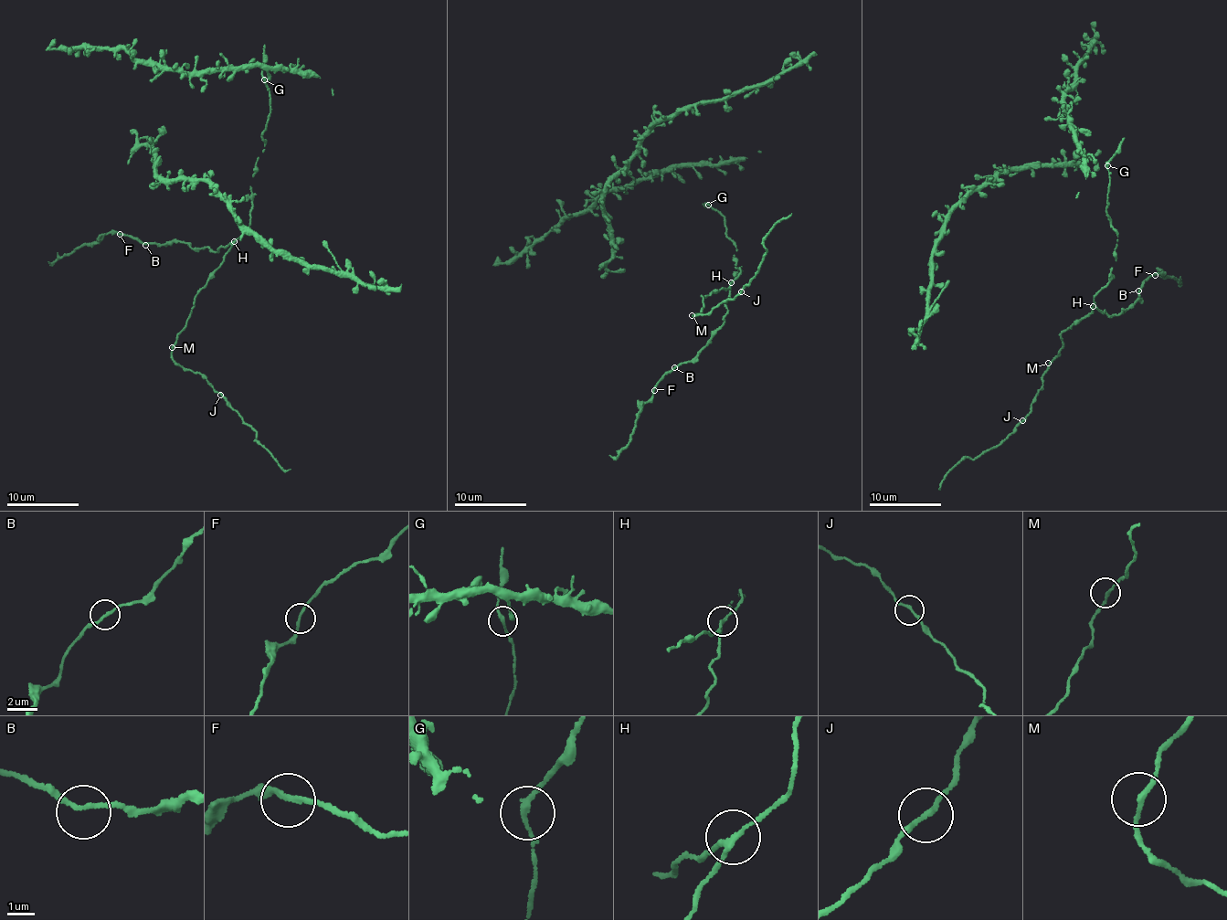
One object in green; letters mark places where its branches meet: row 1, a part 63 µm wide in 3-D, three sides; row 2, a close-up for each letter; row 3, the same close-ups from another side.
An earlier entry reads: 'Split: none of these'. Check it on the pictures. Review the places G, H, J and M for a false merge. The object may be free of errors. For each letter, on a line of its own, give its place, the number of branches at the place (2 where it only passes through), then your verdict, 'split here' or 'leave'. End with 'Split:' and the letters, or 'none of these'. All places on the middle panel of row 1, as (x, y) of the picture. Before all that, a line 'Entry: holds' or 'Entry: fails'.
Entry: fails
G: place (708, 205); branches 2; leave
H: place (731, 282); branches 3; split here
J: place (741, 291); branches 2; leave
M: place (692, 315); branches 2; leave
Split: H

